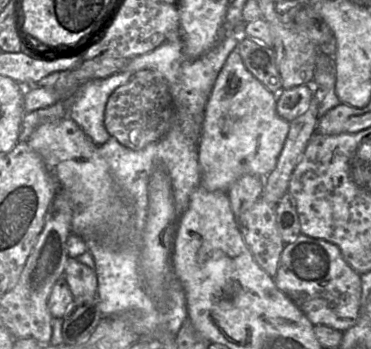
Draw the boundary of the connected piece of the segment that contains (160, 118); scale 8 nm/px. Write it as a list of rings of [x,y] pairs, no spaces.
[[[141,70],[110,95],[105,107],[104,125],[110,136],[120,144],[140,150],[166,134],[173,123],[173,114],[174,100],[164,76],[154,70]]]

